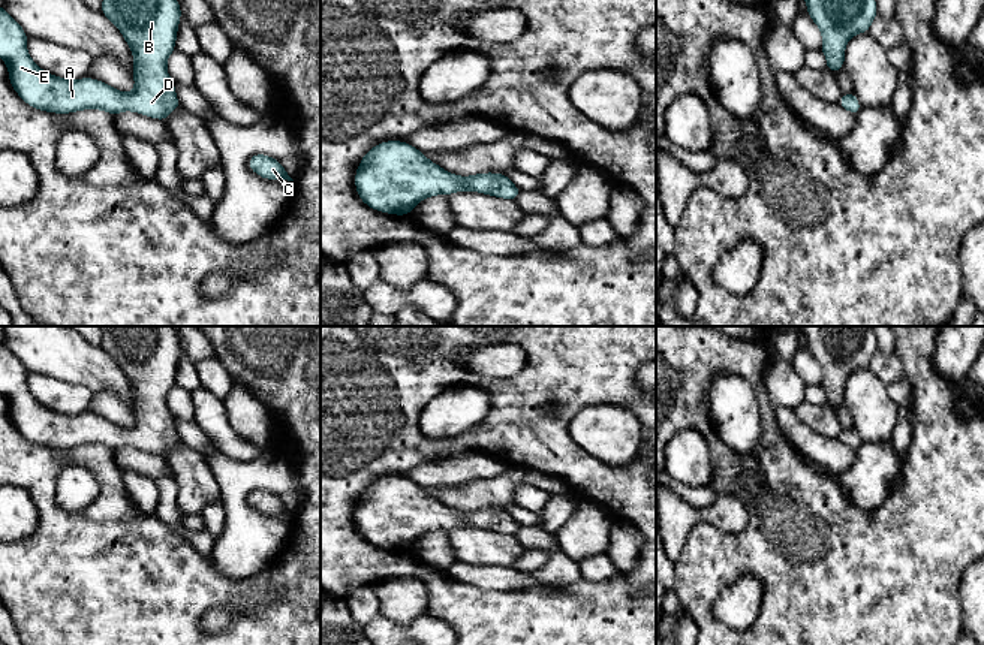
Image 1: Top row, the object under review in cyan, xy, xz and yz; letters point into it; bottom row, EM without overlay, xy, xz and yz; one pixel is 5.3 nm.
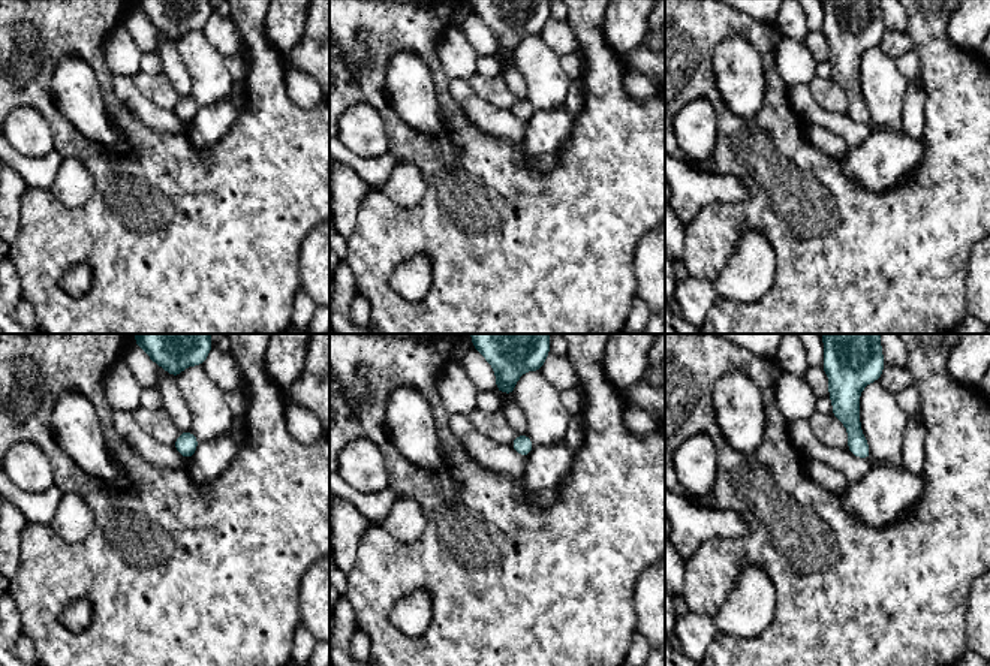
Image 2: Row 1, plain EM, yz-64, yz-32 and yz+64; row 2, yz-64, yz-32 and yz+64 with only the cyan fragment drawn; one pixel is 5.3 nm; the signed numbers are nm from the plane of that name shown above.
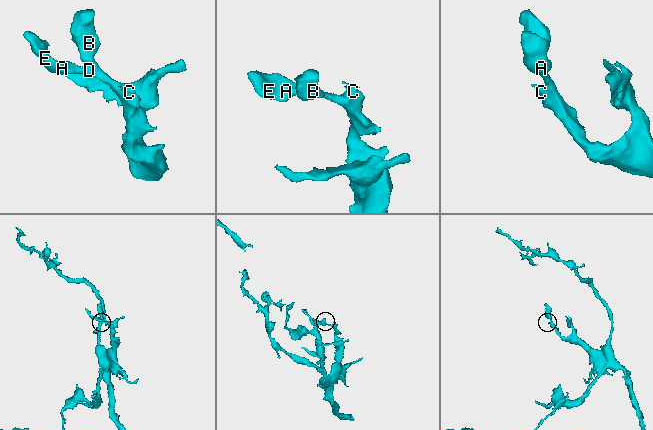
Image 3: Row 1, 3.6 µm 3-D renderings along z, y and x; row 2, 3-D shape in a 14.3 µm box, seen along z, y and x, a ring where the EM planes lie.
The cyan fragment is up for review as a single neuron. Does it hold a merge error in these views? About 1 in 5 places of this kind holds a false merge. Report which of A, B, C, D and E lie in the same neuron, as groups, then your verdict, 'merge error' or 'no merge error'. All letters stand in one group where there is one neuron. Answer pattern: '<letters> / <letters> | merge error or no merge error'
A B C D E | no merge error

